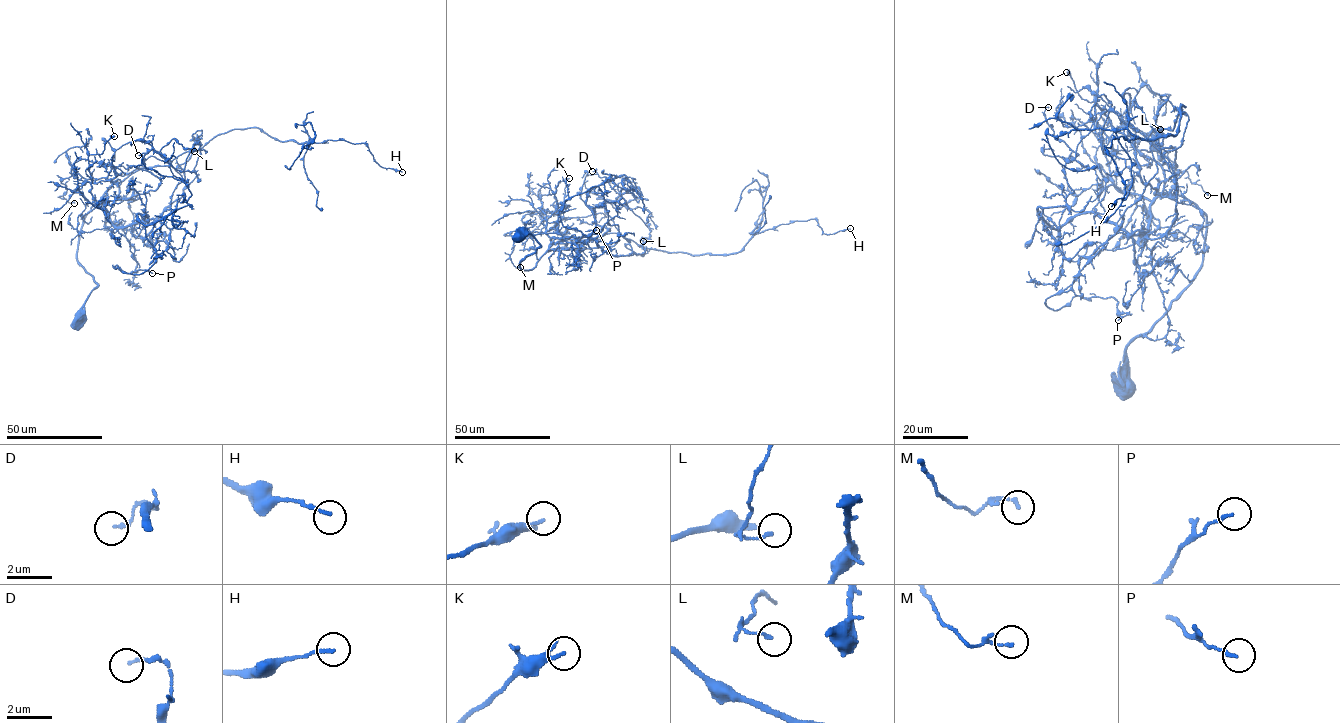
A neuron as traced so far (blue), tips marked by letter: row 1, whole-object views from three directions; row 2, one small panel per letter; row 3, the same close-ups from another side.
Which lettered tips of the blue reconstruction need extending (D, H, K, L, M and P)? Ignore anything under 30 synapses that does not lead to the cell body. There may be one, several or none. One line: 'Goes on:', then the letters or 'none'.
Goes on: none

